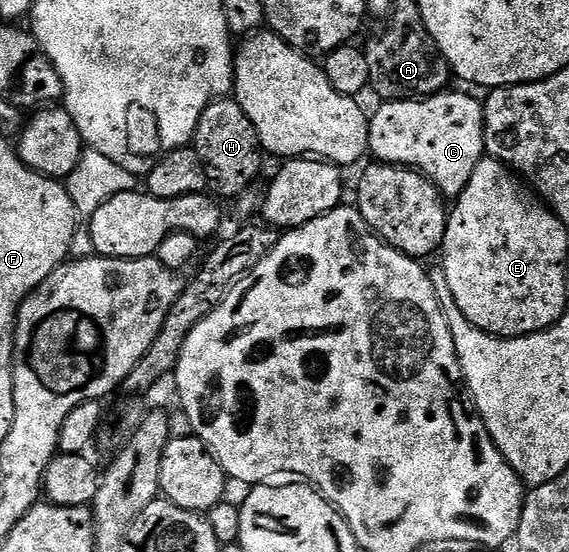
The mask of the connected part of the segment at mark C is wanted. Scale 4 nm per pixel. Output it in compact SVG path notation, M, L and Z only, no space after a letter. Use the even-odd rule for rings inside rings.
M443 92L433 94L431 98L403 100L401 102L382 102L370 119L370 149L371 155L380 162L393 166L408 166L423 174L440 193L443 199L457 200L468 188L468 180L472 180L472 172L476 172L476 164L486 154L484 140L484 109L483 103L478 102L470 94L450 94Z

